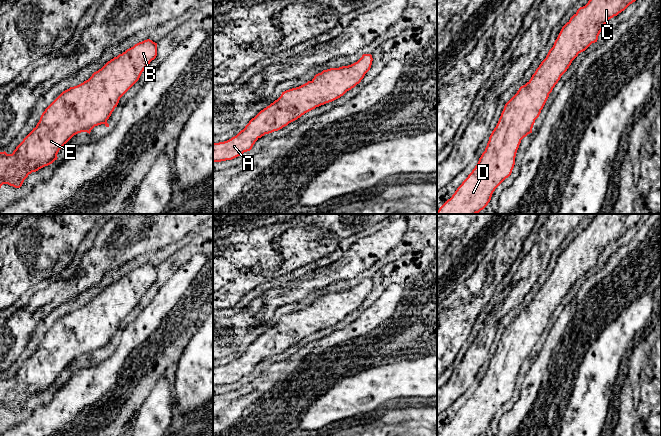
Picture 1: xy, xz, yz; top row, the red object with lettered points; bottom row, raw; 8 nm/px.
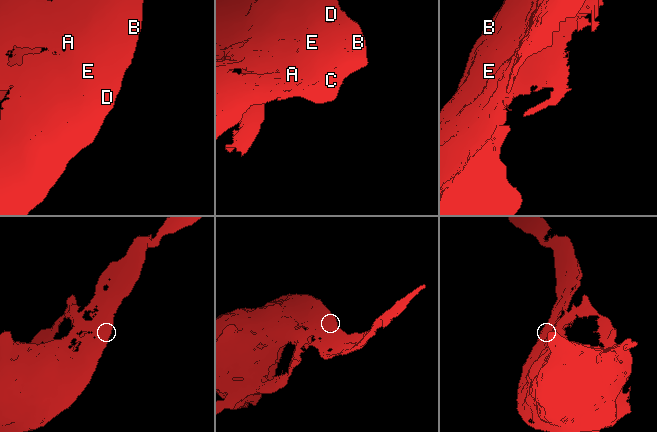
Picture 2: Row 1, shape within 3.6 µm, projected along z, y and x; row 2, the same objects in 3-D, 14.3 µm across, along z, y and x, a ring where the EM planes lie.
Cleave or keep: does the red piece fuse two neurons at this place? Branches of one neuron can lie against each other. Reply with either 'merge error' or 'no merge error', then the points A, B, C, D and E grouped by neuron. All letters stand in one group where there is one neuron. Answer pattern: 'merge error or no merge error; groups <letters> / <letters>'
no merge error; groups A B C D E

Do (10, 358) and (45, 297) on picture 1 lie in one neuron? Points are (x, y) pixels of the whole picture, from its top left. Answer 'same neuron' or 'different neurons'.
same neuron

